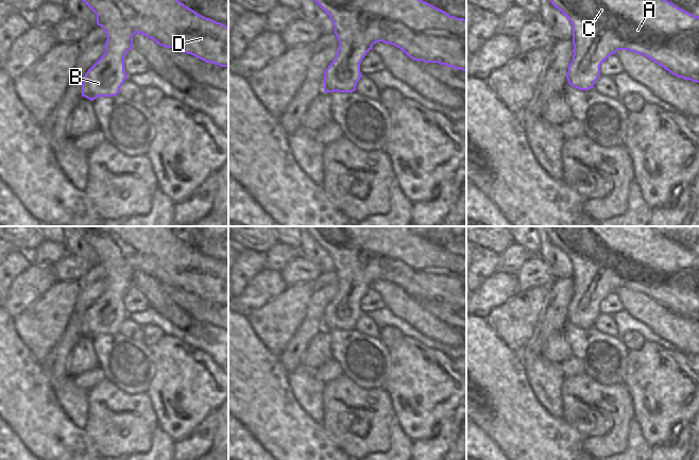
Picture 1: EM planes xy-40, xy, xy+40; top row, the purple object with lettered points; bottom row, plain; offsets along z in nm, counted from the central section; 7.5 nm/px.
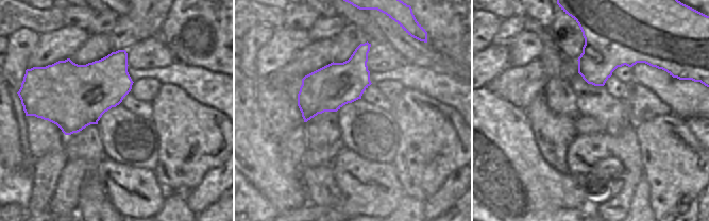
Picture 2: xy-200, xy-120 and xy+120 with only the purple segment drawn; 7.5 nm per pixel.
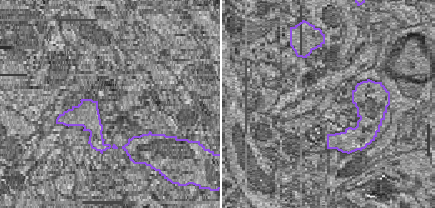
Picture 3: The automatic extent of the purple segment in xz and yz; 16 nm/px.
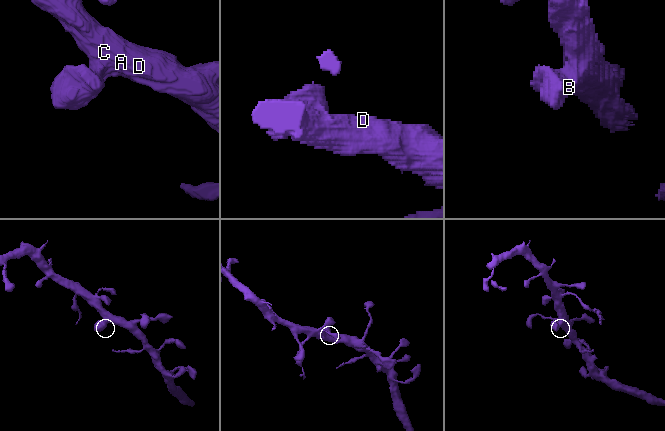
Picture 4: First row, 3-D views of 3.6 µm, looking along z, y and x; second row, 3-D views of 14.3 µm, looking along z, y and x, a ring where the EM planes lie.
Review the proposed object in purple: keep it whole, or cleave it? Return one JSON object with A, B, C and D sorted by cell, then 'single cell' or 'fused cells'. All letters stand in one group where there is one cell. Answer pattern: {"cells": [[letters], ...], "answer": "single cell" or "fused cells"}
{"cells": [["A", "B", "C", "D"]], "answer": "single cell"}

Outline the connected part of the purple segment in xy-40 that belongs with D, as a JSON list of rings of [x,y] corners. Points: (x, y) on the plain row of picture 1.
[[[73,226],[80,237],[97,253],[97,262],[102,265],[107,278],[105,291],[88,307],[82,321],[82,335],[91,339],[98,335],[115,335],[127,317],[124,295],[133,286],[133,274],[140,271],[159,284],[191,292],[206,301],[228,306],[228,265],[206,256],[187,245],[173,234],[169,226]]]

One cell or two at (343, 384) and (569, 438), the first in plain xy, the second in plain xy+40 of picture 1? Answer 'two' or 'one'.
two

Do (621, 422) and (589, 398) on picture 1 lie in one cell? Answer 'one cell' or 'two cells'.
one cell

